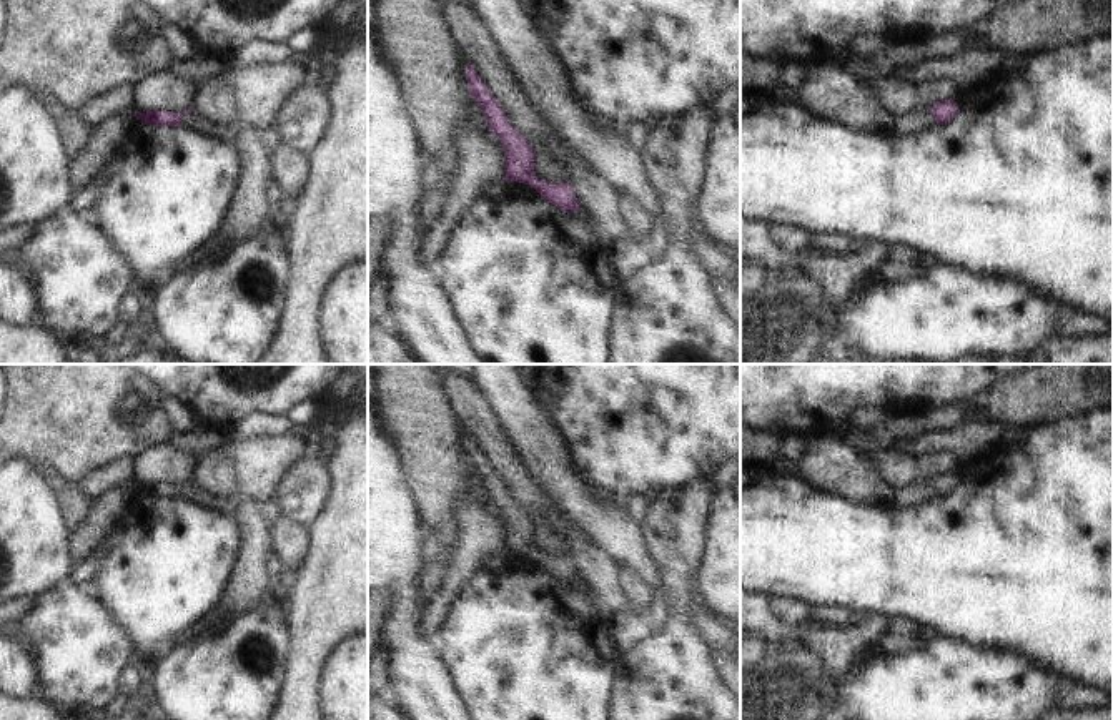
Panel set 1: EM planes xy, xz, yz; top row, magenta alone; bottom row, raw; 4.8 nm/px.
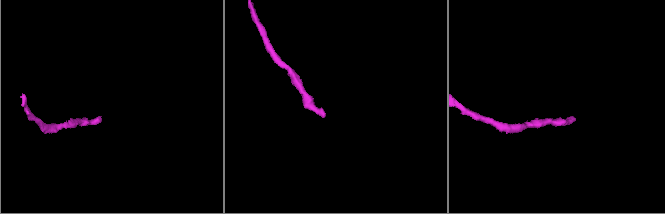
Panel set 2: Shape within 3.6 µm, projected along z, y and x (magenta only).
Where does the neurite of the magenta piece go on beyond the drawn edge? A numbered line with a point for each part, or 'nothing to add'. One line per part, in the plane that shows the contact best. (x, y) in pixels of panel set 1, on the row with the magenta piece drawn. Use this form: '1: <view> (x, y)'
nothing to add

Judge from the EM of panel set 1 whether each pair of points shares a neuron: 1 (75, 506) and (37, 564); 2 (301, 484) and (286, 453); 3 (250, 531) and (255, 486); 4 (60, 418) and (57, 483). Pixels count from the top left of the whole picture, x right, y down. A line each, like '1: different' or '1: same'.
1: different
2: different
3: different
4: different

